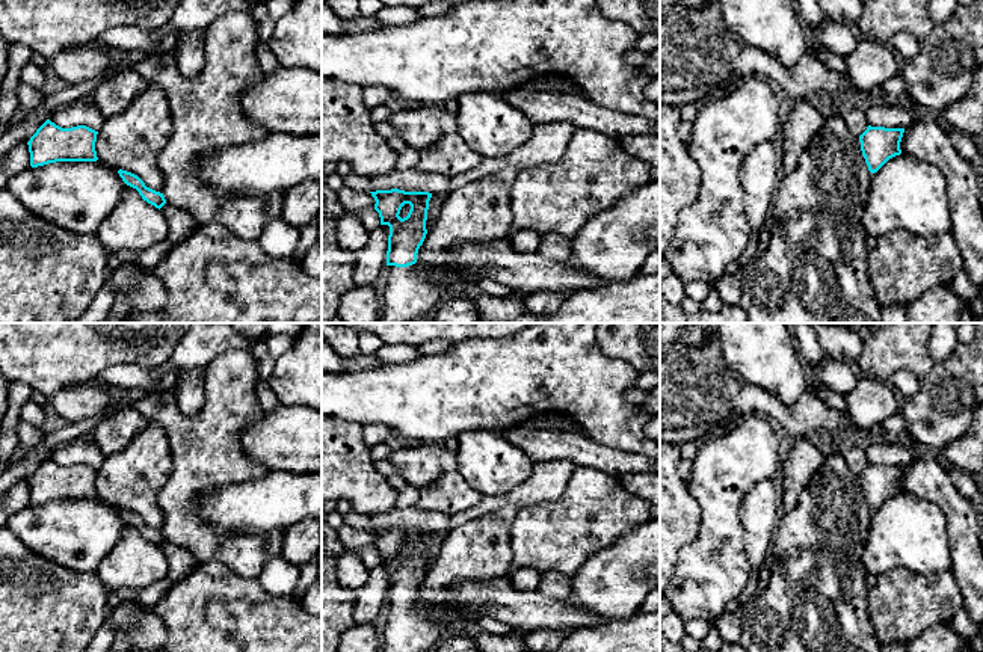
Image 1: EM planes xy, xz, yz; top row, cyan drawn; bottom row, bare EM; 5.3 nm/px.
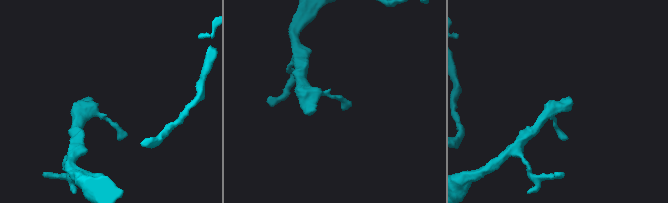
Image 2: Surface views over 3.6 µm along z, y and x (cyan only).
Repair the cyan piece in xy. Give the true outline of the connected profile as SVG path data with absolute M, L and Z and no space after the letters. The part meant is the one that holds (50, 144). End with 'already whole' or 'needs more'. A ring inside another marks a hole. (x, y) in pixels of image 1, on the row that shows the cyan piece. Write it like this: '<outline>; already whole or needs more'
M47 119L27 142L30 166L38 168L56 161L97 161L98 131L77 125L62 128Z; already whole

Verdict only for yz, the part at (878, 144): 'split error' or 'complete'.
complete

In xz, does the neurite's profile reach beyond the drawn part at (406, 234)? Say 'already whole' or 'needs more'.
needs more

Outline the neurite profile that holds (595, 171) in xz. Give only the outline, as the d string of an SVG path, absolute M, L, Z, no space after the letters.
M575 128L563 157L556 163L536 165L519 171L509 196L512 234L530 229L538 234L560 234L572 238L583 223L610 208L618 199L648 186L651 165L628 155L619 139L602 133Z

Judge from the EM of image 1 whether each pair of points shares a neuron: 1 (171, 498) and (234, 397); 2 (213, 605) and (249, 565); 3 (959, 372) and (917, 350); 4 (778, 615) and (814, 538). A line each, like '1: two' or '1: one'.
1: one
2: two
3: two
4: one

